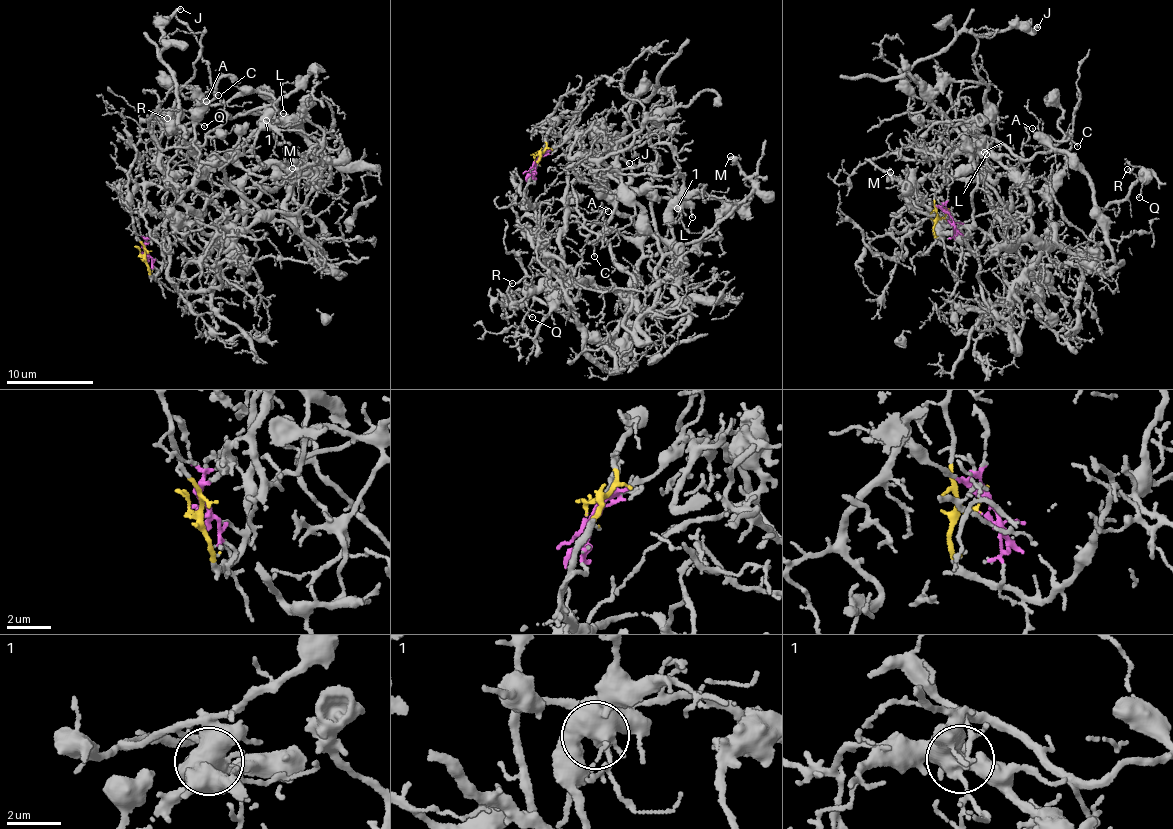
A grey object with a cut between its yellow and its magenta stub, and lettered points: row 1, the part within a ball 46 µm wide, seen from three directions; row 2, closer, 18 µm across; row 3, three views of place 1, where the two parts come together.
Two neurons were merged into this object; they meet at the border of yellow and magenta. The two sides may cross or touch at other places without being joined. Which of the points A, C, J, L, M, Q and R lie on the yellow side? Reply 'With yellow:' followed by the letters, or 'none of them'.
With yellow: A, C, J, Q, R

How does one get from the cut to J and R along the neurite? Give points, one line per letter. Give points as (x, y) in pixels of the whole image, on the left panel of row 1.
J: (142, 256), (150, 277), (160, 273), (165, 210), (177, 202), (158, 136), (200, 39), (161, 38), (180, 8)
R: (142, 256), (150, 277), (160, 273), (175, 204), (211, 234), (255, 200), (257, 189), (209, 180), (167, 118)

